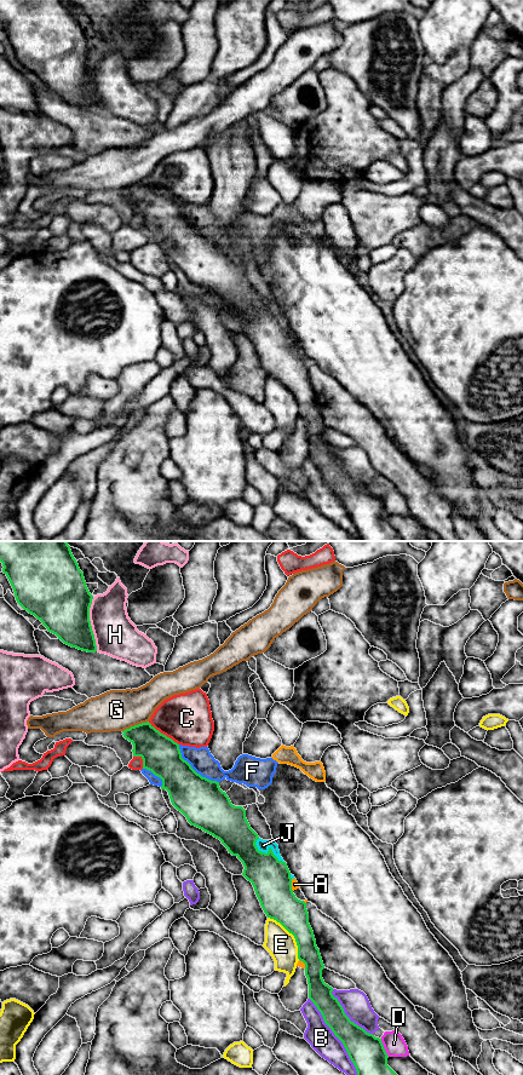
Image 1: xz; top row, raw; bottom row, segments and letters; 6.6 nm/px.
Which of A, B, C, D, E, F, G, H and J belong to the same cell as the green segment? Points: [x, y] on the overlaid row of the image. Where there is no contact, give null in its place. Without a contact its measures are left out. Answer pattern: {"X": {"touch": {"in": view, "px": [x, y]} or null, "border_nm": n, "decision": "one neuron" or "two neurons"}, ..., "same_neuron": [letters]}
{"A": {"touch": {"in": "xz", "px": [291, 885]}, "border_nm": 80, "decision": "two neurons"}, "B": {"touch": {"in": "xz", "px": [335, 1035]}, "border_nm": 600, "decision": "two neurons"}, "C": {"touch": {"in": "xz", "px": [162, 734]}, "border_nm": 260, "decision": "two neurons"}, "D": {"touch": {"in": "xz", "px": [383, 1047]}, "border_nm": 130, "decision": "two neurons"}, "E": {"touch": {"in": "xz", "px": [292, 933]}, "border_nm": 360, "decision": "two neurons"}, "F": {"touch": {"in": "xz", "px": [193, 769]}, "border_nm": 380, "decision": "two neurons"}, "G": {"touch": {"in": "xz", "px": [134, 725]}, "border_nm": 190, "decision": "two neurons"}, "H": {"touch": {"in": "xz", "px": [90, 624]}, "border_nm": 360, "decision": "two neurons"}, "J": {"touch": {"in": "xz", "px": [268, 851]}, "border_nm": 240, "decision": "two neurons"}, "same_neuron": []}

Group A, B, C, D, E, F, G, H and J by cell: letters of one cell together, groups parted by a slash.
A F J / B / C / D / E / G / H

